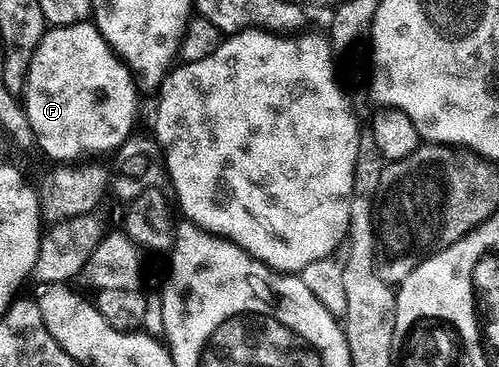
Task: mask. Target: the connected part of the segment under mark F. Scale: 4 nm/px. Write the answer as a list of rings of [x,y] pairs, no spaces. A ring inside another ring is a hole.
[[[94,23],[60,24],[44,32],[29,62],[25,85],[25,109],[34,143],[52,162],[75,162],[93,152],[118,150],[136,131],[135,115],[139,112],[137,81],[126,64],[105,42]]]

